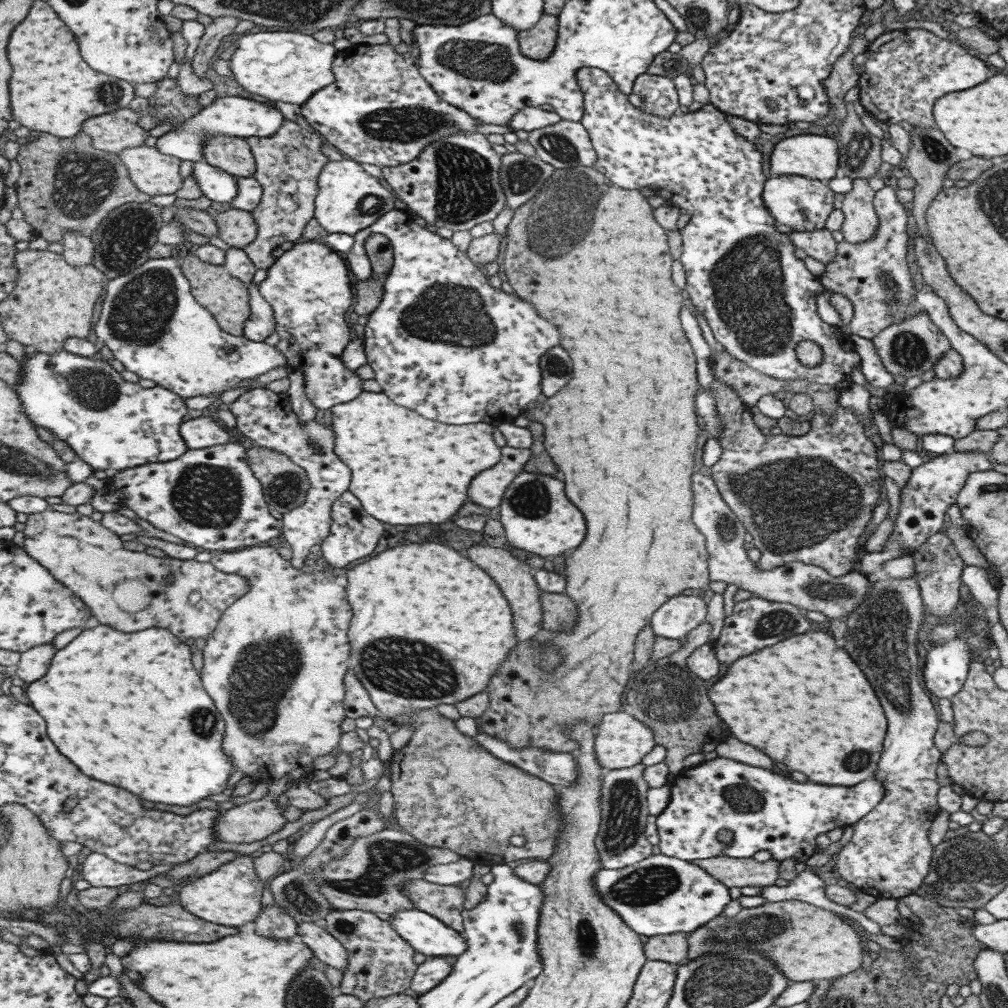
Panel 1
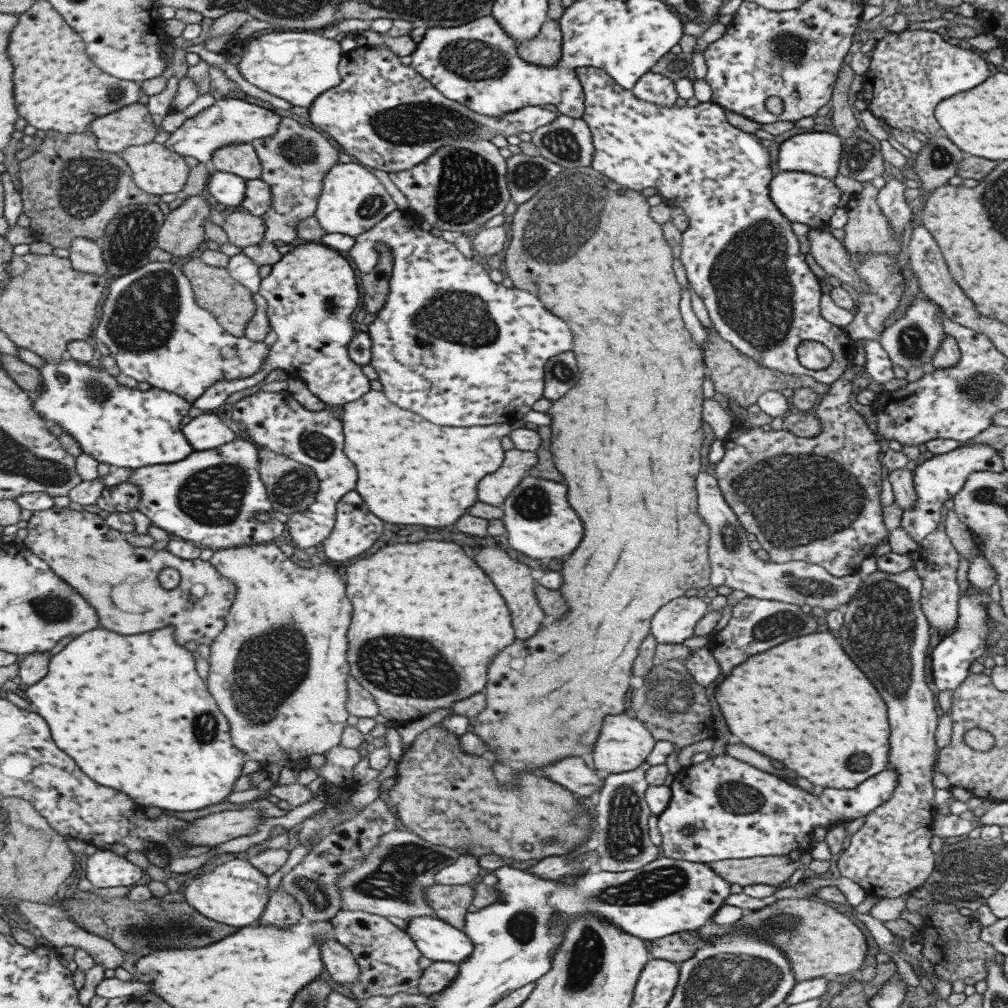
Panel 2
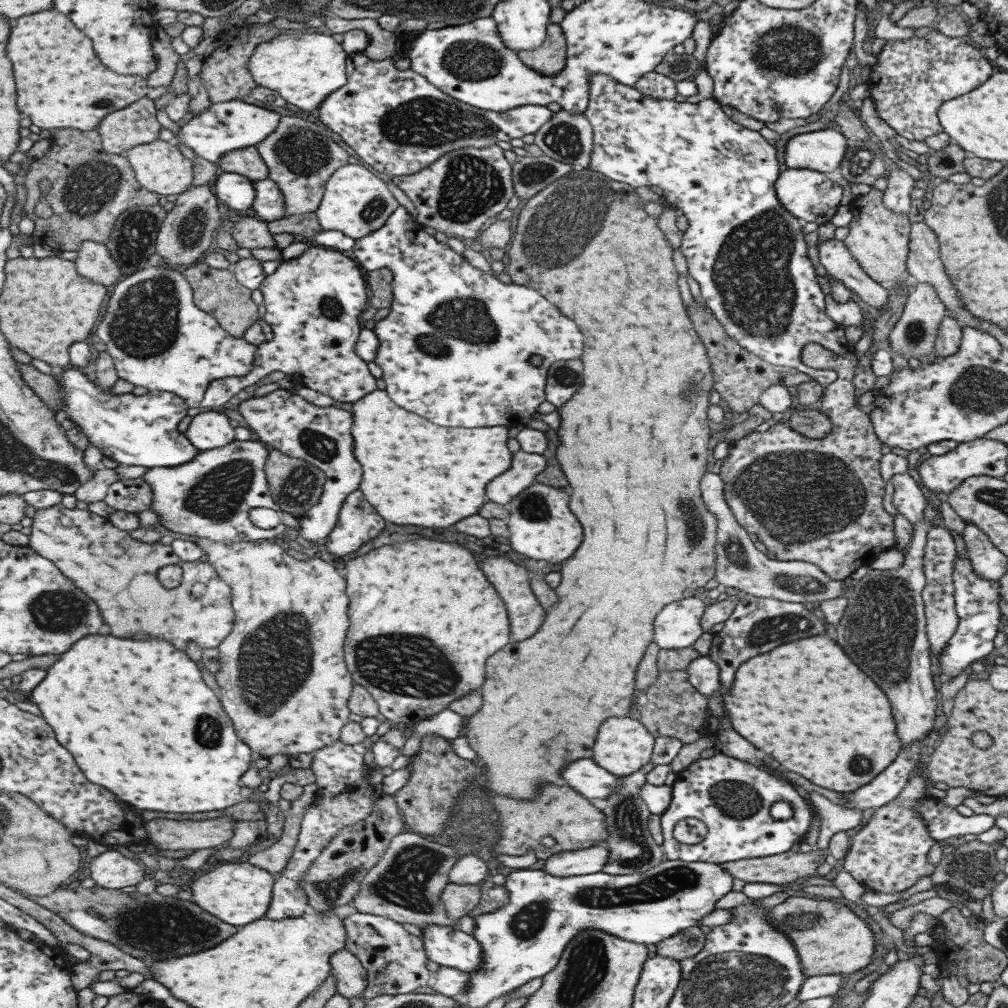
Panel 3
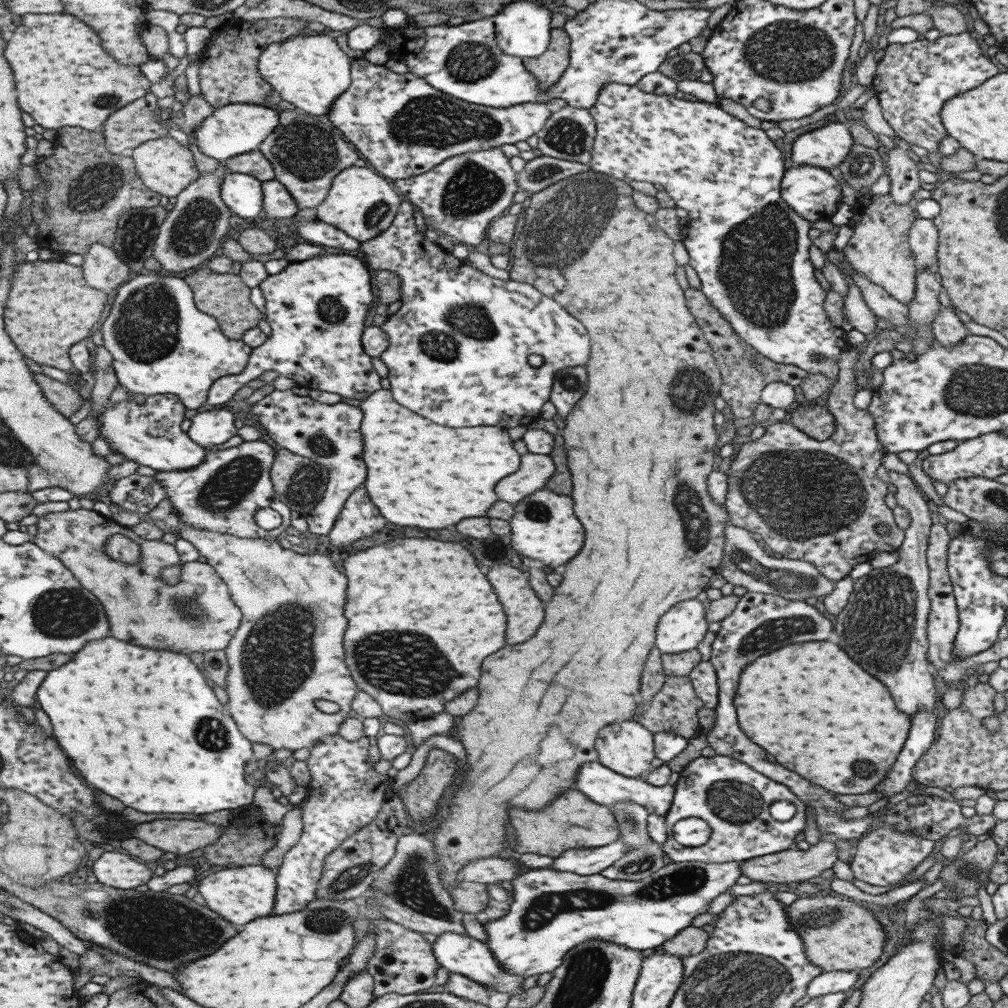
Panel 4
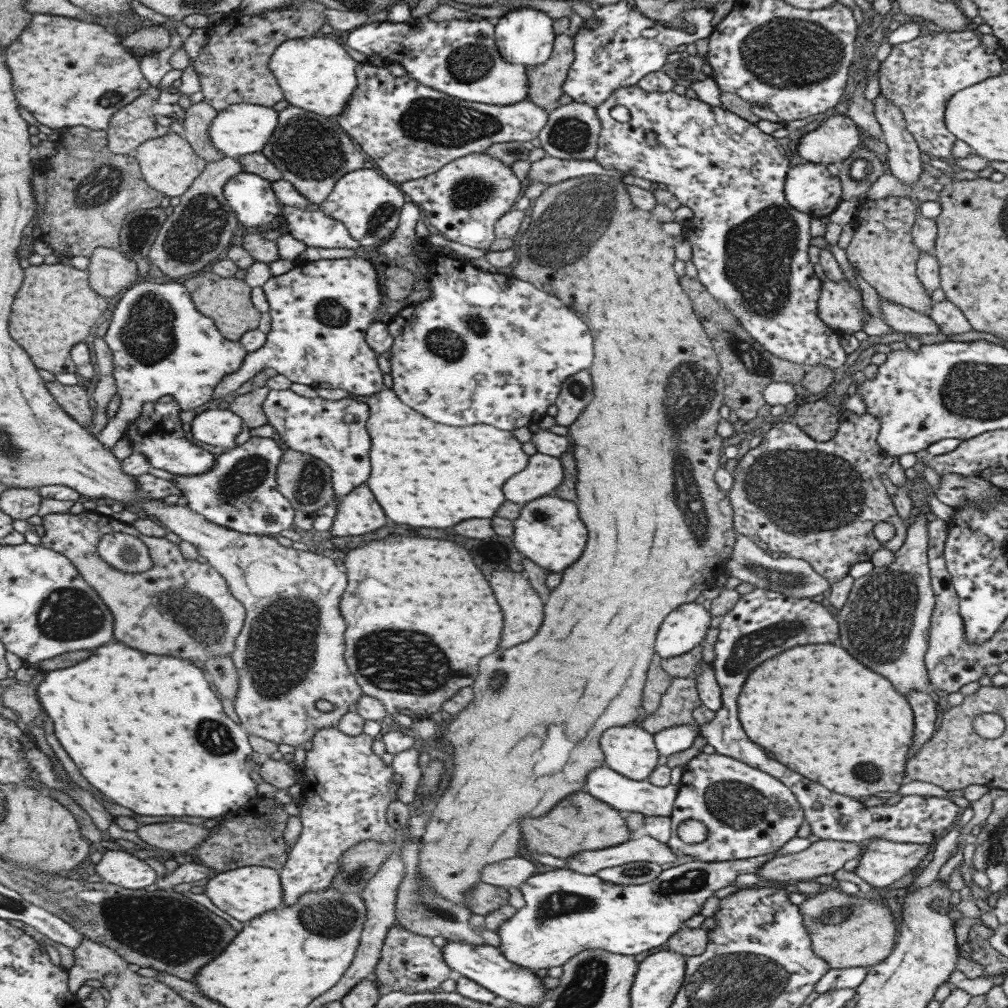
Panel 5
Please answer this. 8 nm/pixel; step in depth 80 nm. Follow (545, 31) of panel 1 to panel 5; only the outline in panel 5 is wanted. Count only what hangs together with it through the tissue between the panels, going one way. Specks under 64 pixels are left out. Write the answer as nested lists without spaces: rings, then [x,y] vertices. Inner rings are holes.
[[[565,33],[554,34],[548,59],[535,67],[524,67],[528,80],[527,100],[544,109],[555,102],[562,94],[560,88],[573,60],[572,38]]]

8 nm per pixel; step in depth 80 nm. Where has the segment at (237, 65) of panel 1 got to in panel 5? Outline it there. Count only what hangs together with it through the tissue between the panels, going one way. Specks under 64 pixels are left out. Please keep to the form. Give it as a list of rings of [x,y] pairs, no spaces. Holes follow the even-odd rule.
[[[322,35],[289,39],[278,44],[268,60],[268,69],[275,77],[276,83],[282,92],[282,98],[289,104],[315,113],[321,116],[337,116],[348,103],[349,95],[352,95],[356,87],[356,64],[349,54],[341,47],[339,40],[331,40]]]

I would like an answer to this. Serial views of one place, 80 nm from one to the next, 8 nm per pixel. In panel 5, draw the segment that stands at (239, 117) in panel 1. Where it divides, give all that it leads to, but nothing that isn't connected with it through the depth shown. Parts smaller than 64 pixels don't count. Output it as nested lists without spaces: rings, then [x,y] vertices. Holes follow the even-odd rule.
[[[245,103],[232,104],[216,111],[207,129],[207,134],[213,148],[216,148],[223,157],[249,155],[259,152],[268,142],[277,126],[277,119],[278,112],[271,107]]]

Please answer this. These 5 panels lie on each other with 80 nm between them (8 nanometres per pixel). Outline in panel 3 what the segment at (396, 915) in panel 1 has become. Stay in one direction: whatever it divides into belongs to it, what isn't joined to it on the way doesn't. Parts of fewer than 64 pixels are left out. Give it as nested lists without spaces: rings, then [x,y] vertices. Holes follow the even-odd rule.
[[[438,924],[425,925],[421,934],[427,959],[467,974],[474,973],[480,967],[481,949],[469,934]]]

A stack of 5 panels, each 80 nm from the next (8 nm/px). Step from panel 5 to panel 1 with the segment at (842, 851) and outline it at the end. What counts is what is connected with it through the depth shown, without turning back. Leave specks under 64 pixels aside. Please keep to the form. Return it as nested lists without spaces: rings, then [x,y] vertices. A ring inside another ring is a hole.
[[[726,856],[713,857],[693,861],[701,870],[709,873],[727,888],[743,888],[743,886],[764,887],[773,885],[777,877],[778,860],[773,858],[758,862],[748,859],[732,859]]]

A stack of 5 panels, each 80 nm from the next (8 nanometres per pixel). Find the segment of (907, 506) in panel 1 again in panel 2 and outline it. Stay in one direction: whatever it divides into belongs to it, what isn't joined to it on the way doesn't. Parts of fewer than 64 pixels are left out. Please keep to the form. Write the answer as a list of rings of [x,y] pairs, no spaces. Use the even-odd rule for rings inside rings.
[[[964,443],[946,454],[932,455],[911,471],[916,499],[912,507],[902,510],[900,527],[908,532],[916,544],[937,528],[937,523],[943,518],[944,502],[959,492],[968,474],[983,471],[1005,473],[997,449],[988,444]],[[697,473],[694,478],[697,515],[706,524],[709,533],[708,561],[710,584],[728,586],[756,599],[776,600],[797,606],[817,606],[826,610],[843,609],[861,587],[862,577],[878,571],[876,558],[871,556],[860,562],[859,573],[834,577],[817,564],[792,560],[785,563],[767,562],[756,557],[745,539],[746,530],[736,520],[734,512],[724,501],[716,478],[707,473]]]

